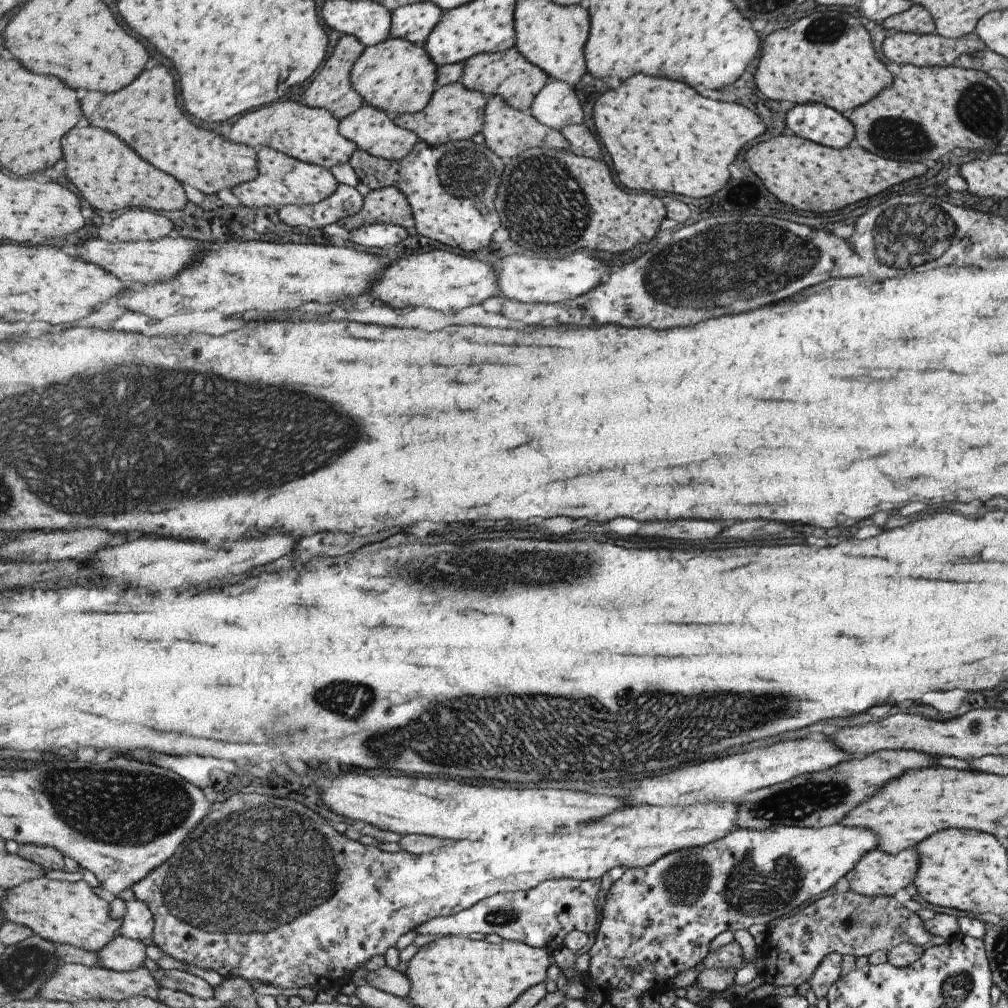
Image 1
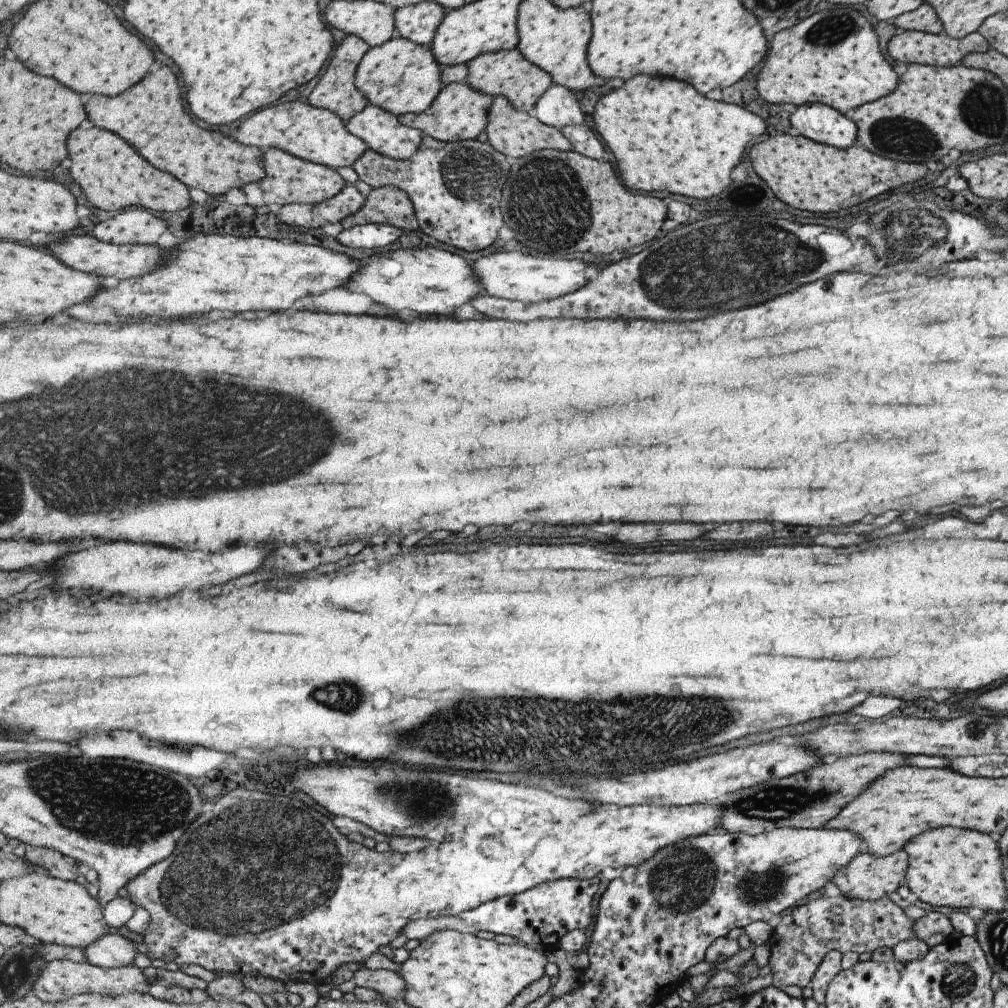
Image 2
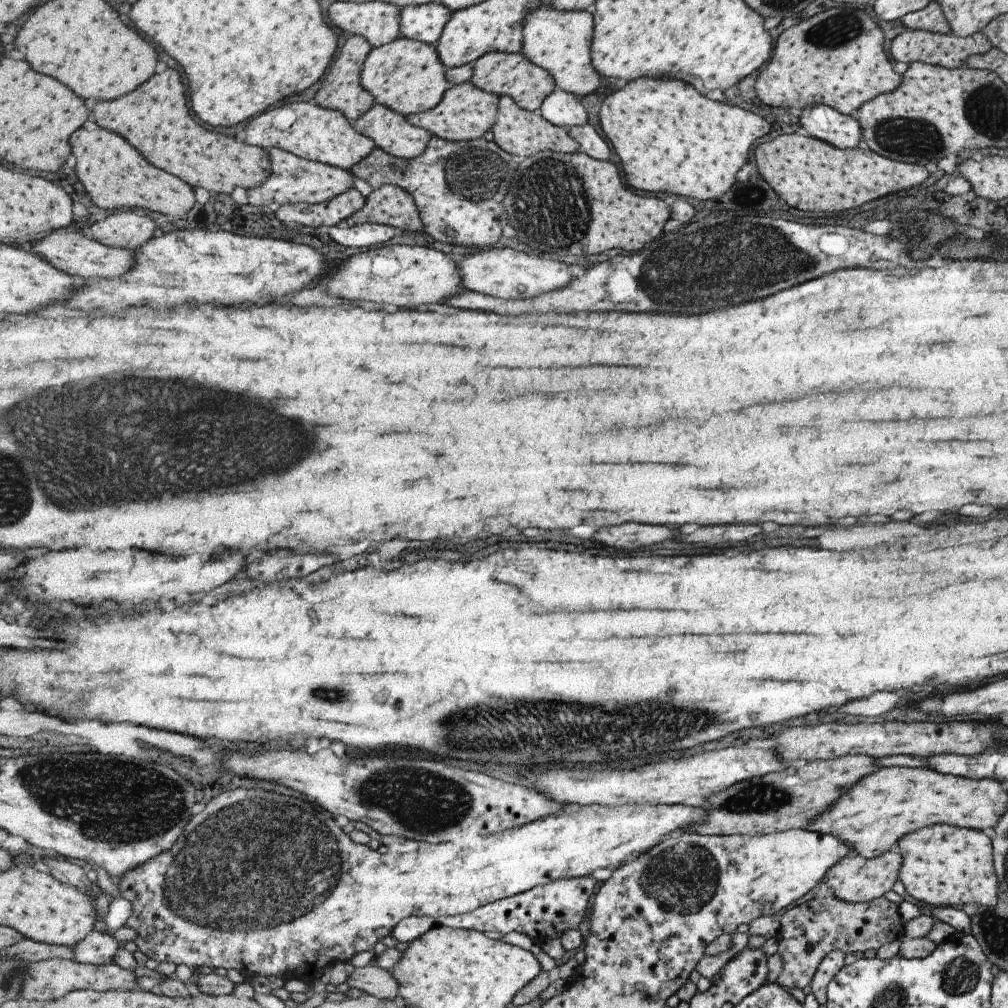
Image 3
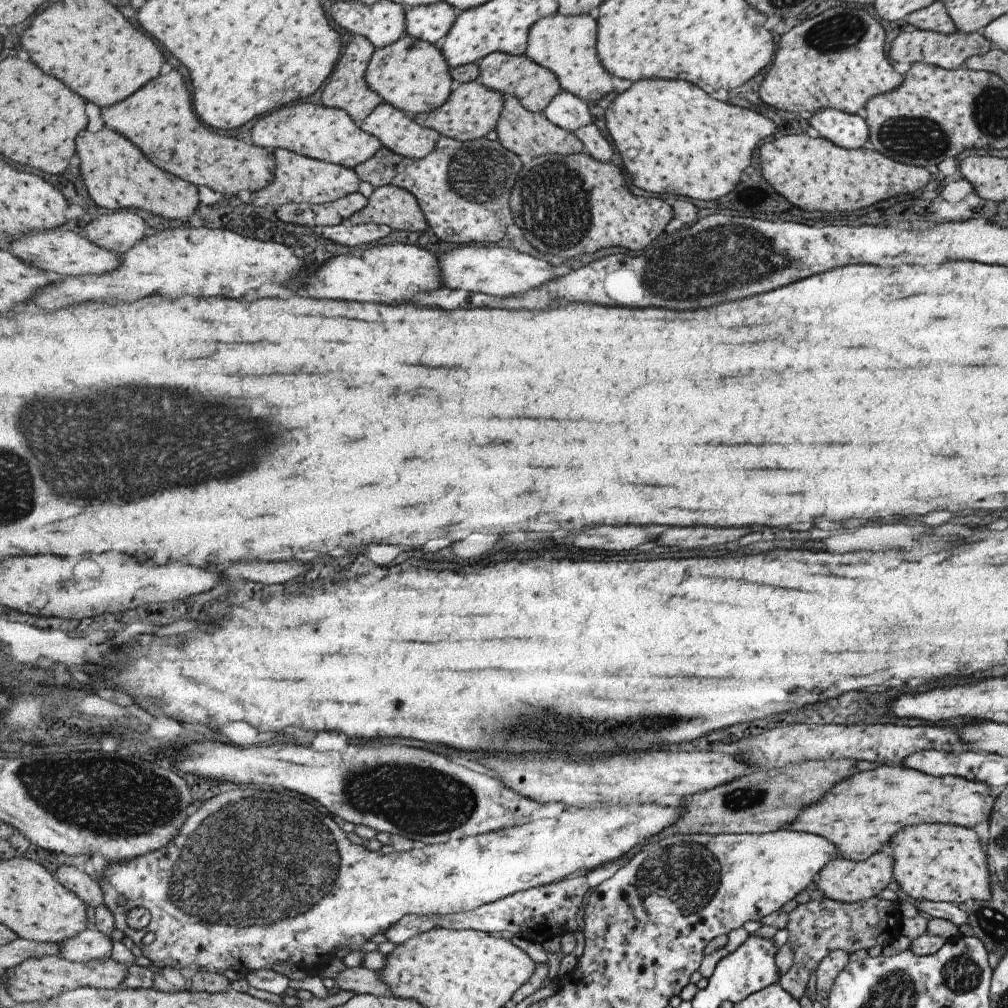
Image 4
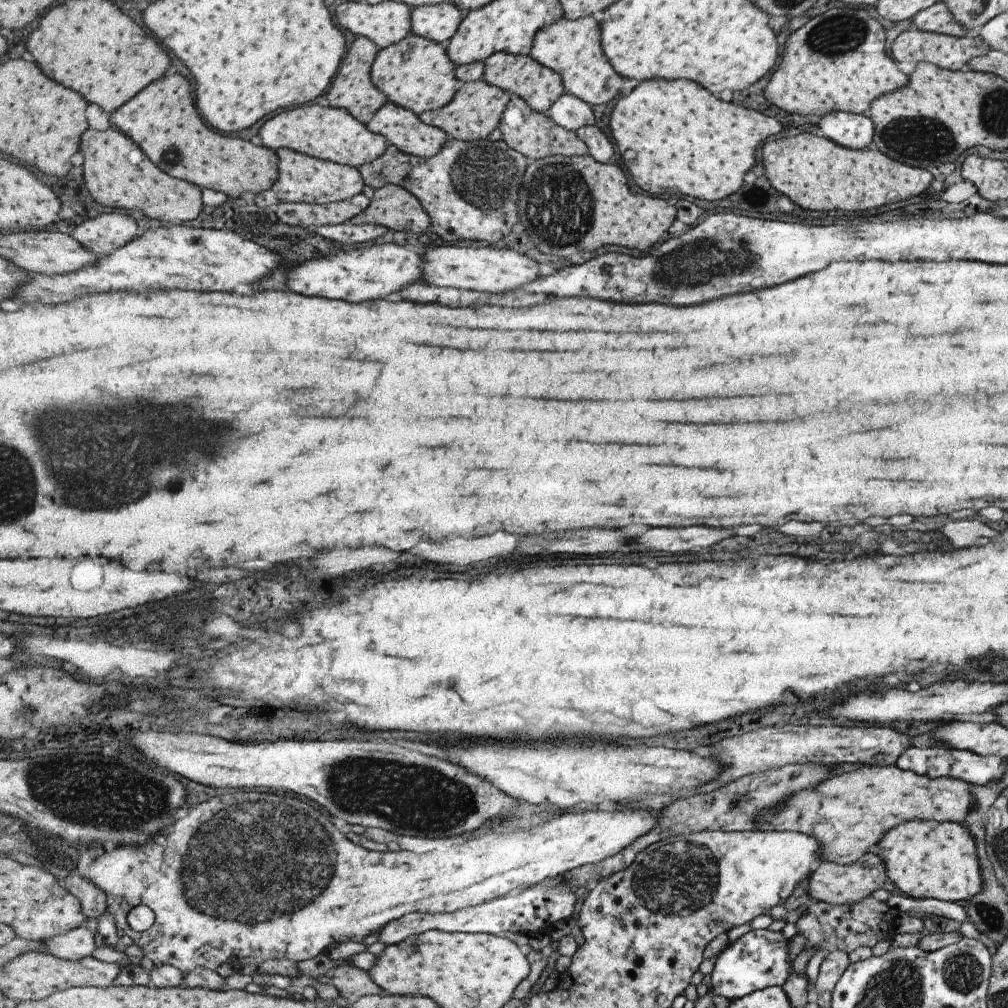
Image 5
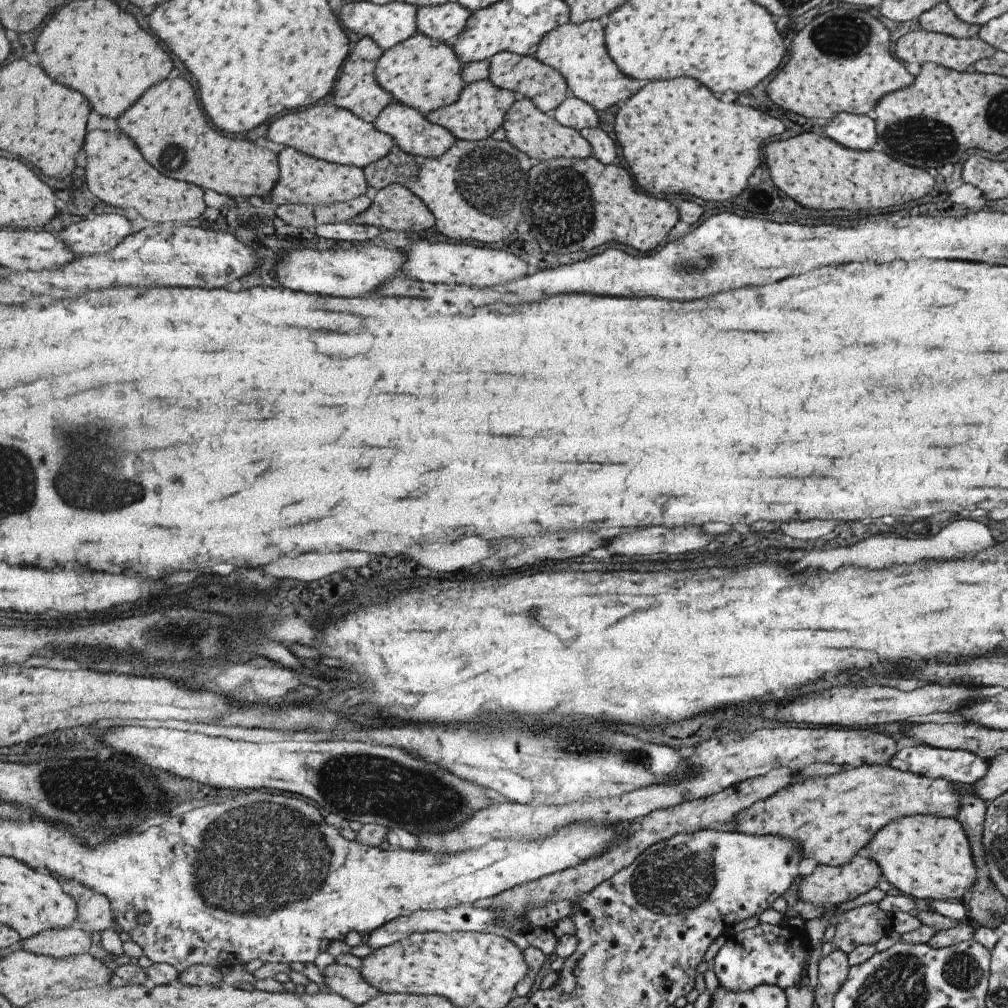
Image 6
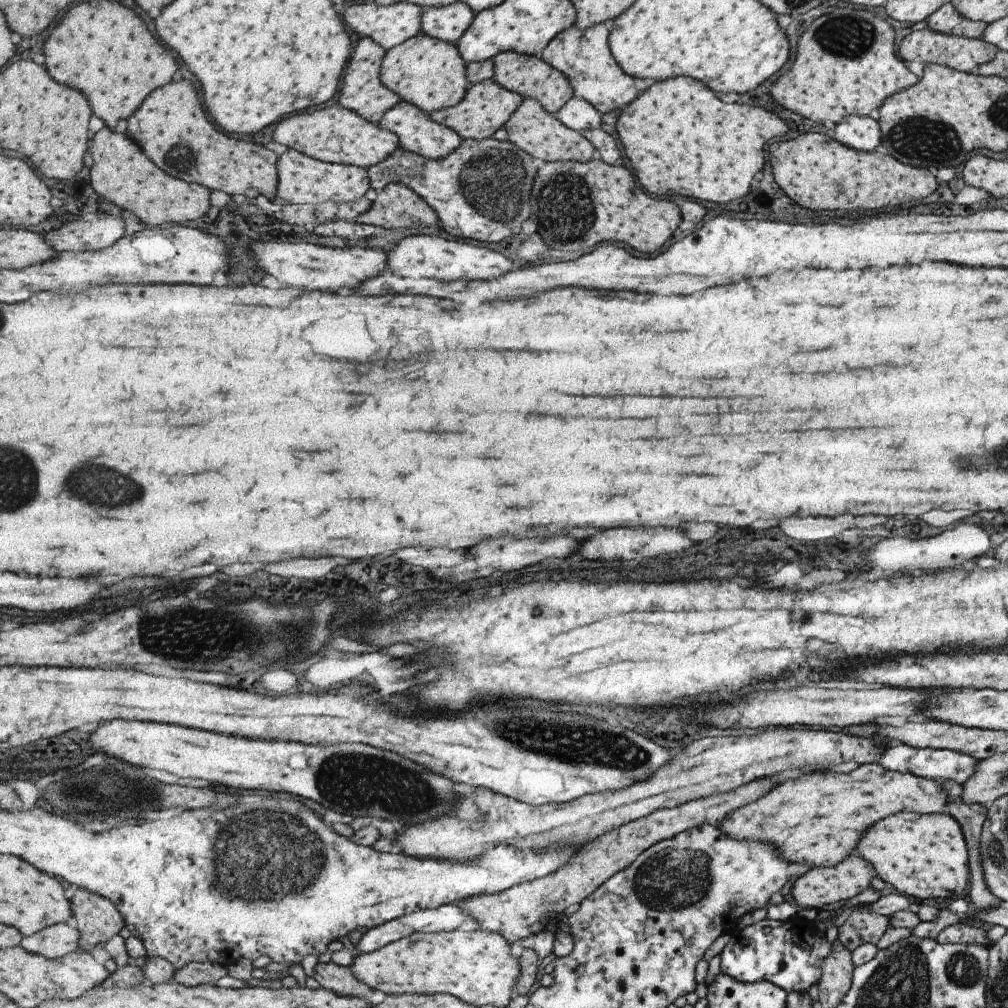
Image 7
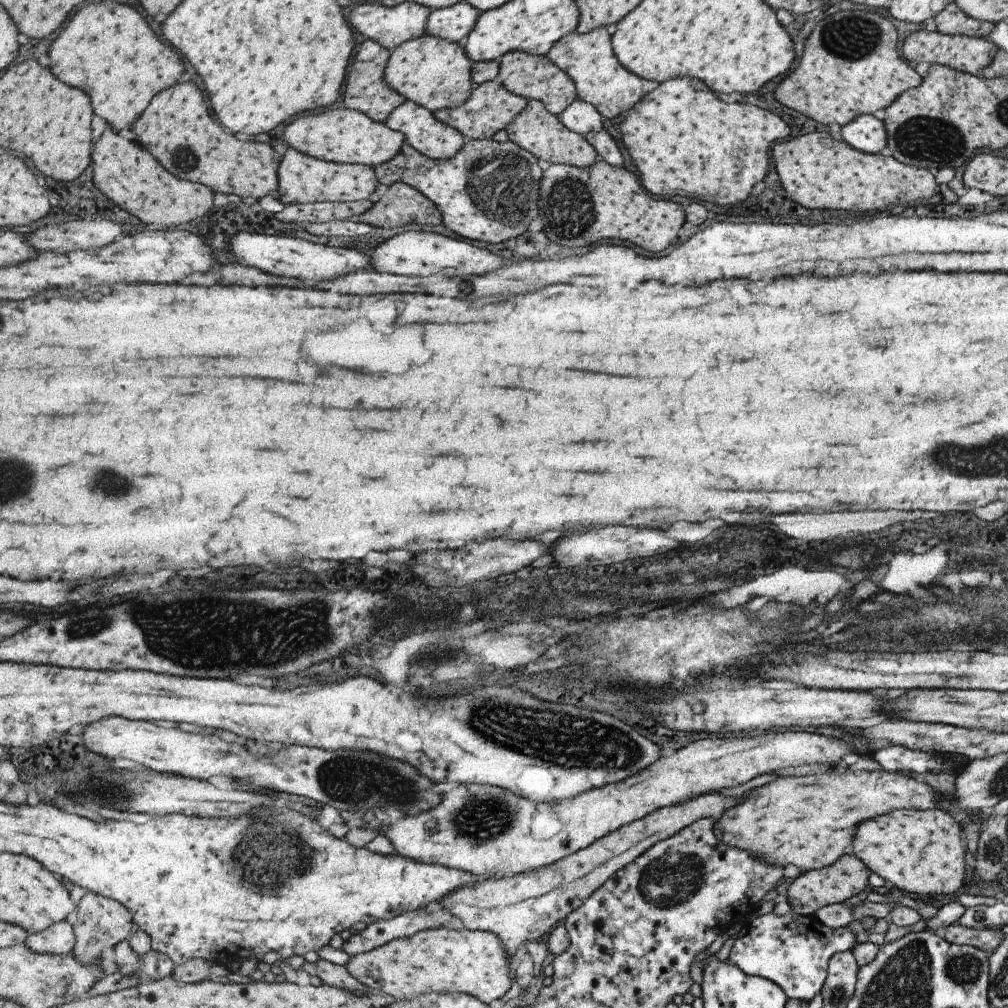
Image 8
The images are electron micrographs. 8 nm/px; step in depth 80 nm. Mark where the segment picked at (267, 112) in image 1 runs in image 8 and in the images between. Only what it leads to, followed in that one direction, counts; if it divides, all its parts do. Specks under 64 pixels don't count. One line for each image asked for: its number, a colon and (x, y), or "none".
2: (308, 132)
3: (306, 129)
4: (314, 130)
5: (331, 133)
6: (325, 131)
7: (335, 134)
8: (344, 135)

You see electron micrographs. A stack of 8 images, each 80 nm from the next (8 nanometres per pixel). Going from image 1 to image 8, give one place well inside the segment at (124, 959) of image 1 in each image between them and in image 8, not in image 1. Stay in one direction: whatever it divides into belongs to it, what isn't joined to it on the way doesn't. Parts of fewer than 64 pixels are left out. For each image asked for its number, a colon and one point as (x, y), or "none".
2: (112, 951)
3: (100, 948)
4: (93, 944)
5: (79, 943)
6: (65, 942)
7: (56, 941)
8: (59, 939)

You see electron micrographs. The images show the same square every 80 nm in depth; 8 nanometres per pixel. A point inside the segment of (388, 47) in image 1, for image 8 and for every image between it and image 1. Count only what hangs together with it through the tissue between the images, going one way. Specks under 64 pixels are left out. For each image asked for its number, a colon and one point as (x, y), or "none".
2: (402, 76)
3: (408, 76)
4: (413, 74)
5: (417, 73)
6: (424, 73)
7: (431, 73)
8: (437, 73)

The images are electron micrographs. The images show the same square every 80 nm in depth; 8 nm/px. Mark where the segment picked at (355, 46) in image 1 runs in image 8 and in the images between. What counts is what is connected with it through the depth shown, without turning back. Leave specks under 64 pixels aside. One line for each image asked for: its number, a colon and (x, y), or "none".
2: (337, 91)
3: (342, 90)
4: (348, 89)
5: (353, 89)
6: (359, 90)
7: (363, 91)
8: (368, 90)

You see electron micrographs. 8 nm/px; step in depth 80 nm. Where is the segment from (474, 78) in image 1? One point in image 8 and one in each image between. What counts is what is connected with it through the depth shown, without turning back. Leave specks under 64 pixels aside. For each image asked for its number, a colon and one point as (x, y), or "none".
2: (510, 73)
3: (506, 74)
4: (514, 75)
5: (541, 86)
6: (545, 86)
7: (529, 75)
8: (533, 76)

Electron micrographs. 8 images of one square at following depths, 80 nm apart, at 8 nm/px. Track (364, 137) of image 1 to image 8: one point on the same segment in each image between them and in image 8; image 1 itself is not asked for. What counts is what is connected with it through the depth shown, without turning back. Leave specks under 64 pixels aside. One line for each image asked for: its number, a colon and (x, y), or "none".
2: (383, 130)
3: (391, 131)
4: (396, 129)
5: (404, 129)
6: (413, 133)
7: (418, 132)
8: (428, 134)

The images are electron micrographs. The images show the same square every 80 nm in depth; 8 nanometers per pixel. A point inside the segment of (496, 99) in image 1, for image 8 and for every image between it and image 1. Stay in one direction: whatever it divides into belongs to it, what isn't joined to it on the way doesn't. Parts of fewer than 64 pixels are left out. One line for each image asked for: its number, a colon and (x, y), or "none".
2: (516, 133)
3: (520, 132)
4: (526, 133)
5: (535, 134)
6: (539, 135)
7: (532, 128)
8: (544, 134)

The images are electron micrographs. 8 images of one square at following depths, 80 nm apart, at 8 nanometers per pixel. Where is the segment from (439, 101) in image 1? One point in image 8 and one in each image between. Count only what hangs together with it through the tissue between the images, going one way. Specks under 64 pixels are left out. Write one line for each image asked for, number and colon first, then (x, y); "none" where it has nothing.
2: (461, 112)
3: (466, 113)
4: (473, 110)
5: (476, 111)
6: (483, 107)
7: (488, 106)
8: (492, 107)

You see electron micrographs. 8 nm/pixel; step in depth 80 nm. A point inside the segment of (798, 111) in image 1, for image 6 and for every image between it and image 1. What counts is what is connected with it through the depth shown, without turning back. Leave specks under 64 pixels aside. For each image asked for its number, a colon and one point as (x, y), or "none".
2: (817, 122)
3: (841, 131)
4: (843, 130)
5: (853, 131)
6: (857, 132)

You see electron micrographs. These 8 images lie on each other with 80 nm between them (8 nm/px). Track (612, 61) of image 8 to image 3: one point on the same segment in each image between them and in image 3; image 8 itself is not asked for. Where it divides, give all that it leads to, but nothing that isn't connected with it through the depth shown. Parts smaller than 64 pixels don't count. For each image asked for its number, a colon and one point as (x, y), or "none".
3: (557, 40)
4: (563, 44)
5: (571, 47)
6: (576, 50)
7: (583, 56)

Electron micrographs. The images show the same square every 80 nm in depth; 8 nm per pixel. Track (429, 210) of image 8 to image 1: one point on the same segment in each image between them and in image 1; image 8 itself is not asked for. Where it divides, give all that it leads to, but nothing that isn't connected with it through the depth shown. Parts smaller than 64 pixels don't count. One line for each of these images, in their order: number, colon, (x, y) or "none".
1: (389, 204)
2: (390, 205)
3: (391, 205)
4: (391, 205)
5: (393, 206)
6: (396, 208)
7: (397, 206)

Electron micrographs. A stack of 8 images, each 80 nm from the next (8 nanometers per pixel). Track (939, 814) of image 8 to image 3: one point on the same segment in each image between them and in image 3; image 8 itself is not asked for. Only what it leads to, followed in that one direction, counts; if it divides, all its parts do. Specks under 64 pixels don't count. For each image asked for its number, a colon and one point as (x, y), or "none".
3: (942, 865)
4: (939, 862)
5: (926, 859)
6: (926, 858)
7: (921, 856)

